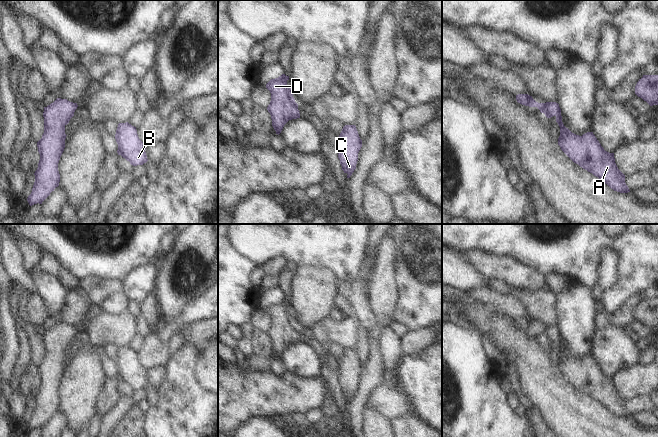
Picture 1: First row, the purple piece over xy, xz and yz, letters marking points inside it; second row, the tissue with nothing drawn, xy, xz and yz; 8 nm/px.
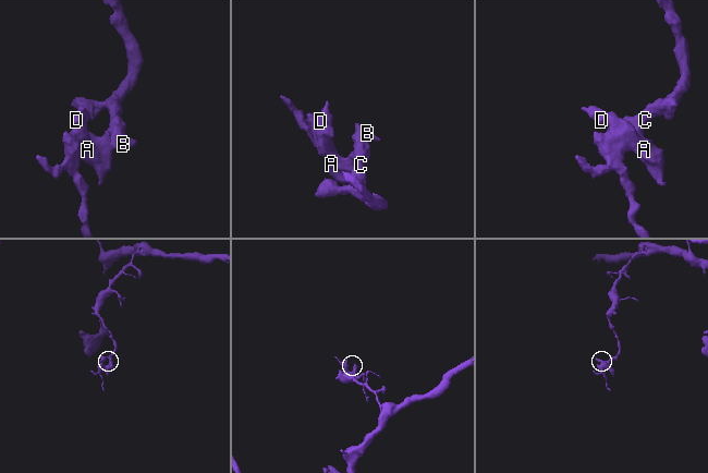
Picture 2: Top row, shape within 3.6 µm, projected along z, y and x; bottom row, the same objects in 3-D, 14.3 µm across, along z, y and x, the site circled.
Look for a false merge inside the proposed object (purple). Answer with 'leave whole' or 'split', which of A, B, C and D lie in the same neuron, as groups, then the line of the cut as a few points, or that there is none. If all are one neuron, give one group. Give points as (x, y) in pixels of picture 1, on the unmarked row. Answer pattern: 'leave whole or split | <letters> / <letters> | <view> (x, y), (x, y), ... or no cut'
leave whole | A B C D | no cut

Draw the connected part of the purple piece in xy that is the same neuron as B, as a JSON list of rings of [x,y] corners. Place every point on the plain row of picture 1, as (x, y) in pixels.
[[[128,346],[119,347],[115,363],[118,368],[118,379],[129,385],[131,389],[143,389],[148,385],[145,376],[147,369],[139,363],[136,351]]]

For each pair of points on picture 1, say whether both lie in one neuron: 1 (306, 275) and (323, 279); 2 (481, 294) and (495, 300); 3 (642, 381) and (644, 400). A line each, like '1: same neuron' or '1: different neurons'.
1: same neuron
2: same neuron
3: different neurons

